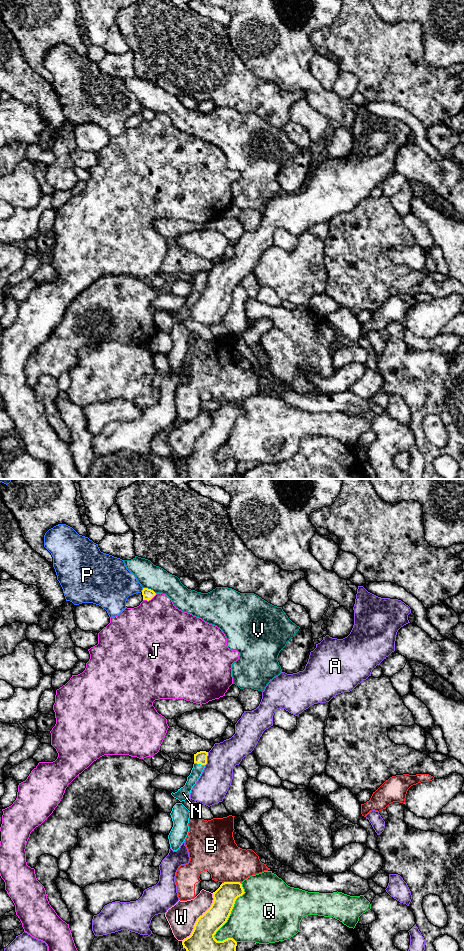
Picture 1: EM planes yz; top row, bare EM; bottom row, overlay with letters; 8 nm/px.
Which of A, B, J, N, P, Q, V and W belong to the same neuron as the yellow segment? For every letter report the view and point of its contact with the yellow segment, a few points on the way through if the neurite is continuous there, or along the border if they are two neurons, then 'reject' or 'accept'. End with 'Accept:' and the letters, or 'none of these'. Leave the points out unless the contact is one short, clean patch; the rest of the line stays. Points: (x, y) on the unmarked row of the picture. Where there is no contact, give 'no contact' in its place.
A: contact yz (206, 279); reject
B: contact yz (231, 402); border yz (240, 402), (222, 403); reject
J: contact yz (149, 119); reject
N: contact yz (199, 283); way yz (200, 277), (199, 283), (197, 289); accept
P: contact yz (142, 110); reject
Q: contact yz (230, 432); reject
V: contact yz (149, 109); reject
W: contact yz (198, 438); reject
Accept: N

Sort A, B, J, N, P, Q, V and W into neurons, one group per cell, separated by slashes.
A / B / J / N / P / Q / V / W

